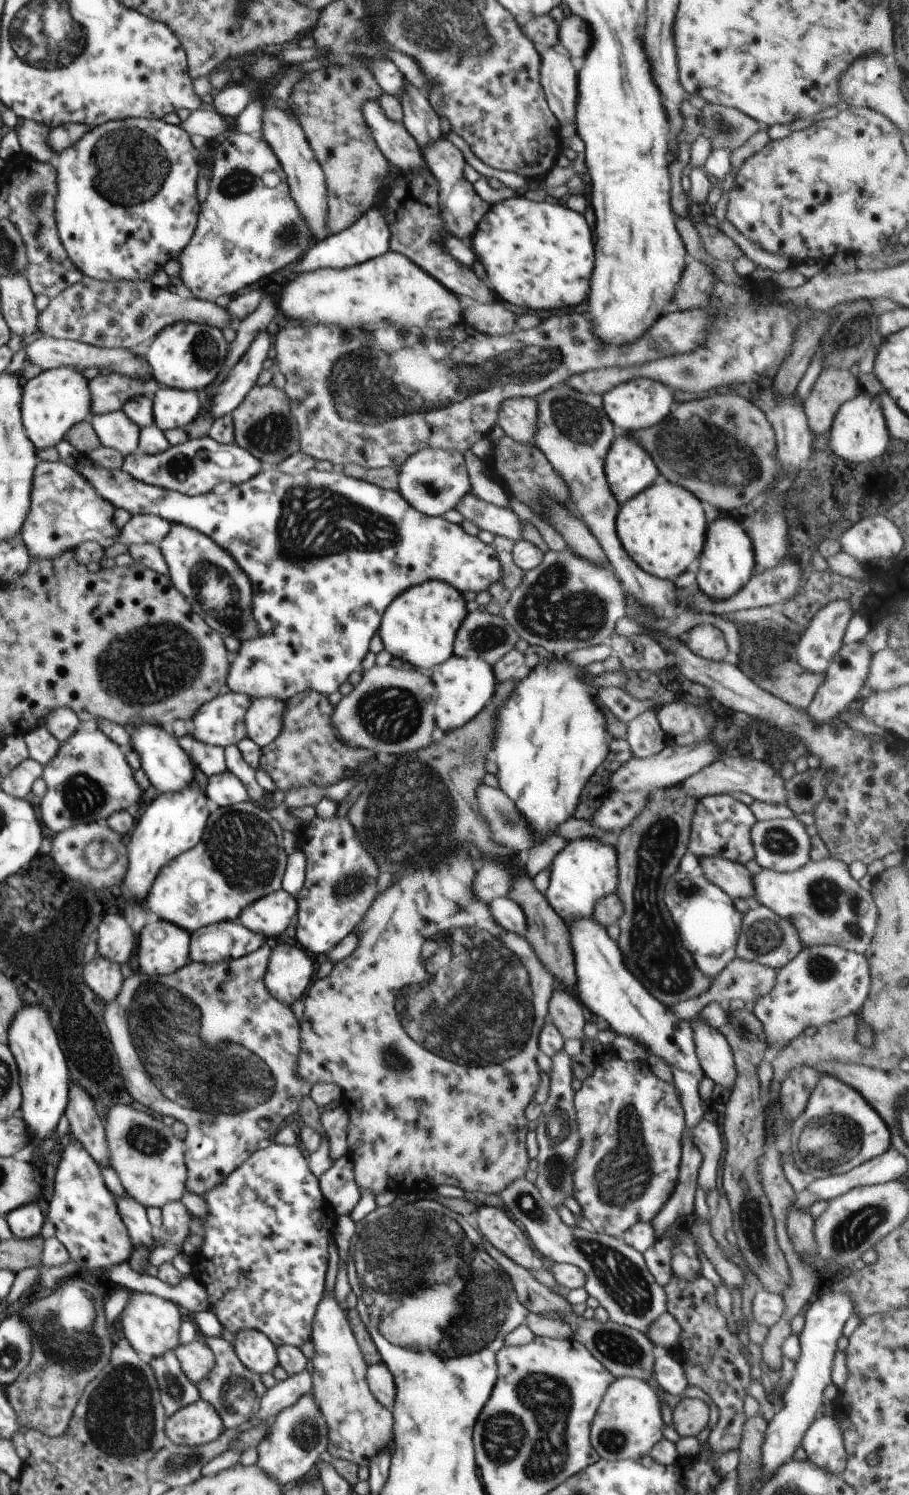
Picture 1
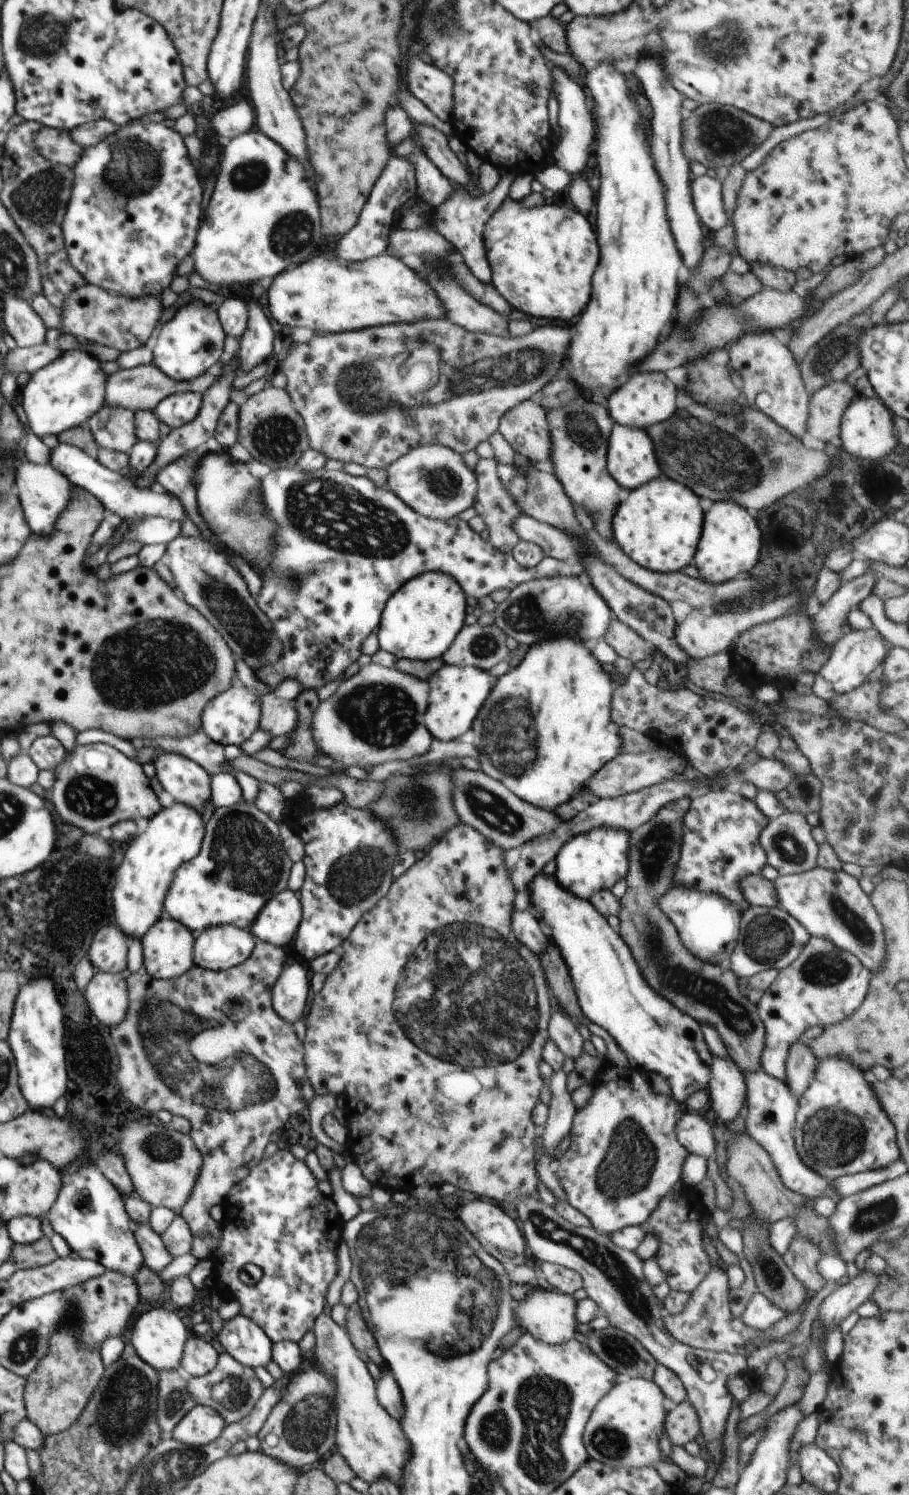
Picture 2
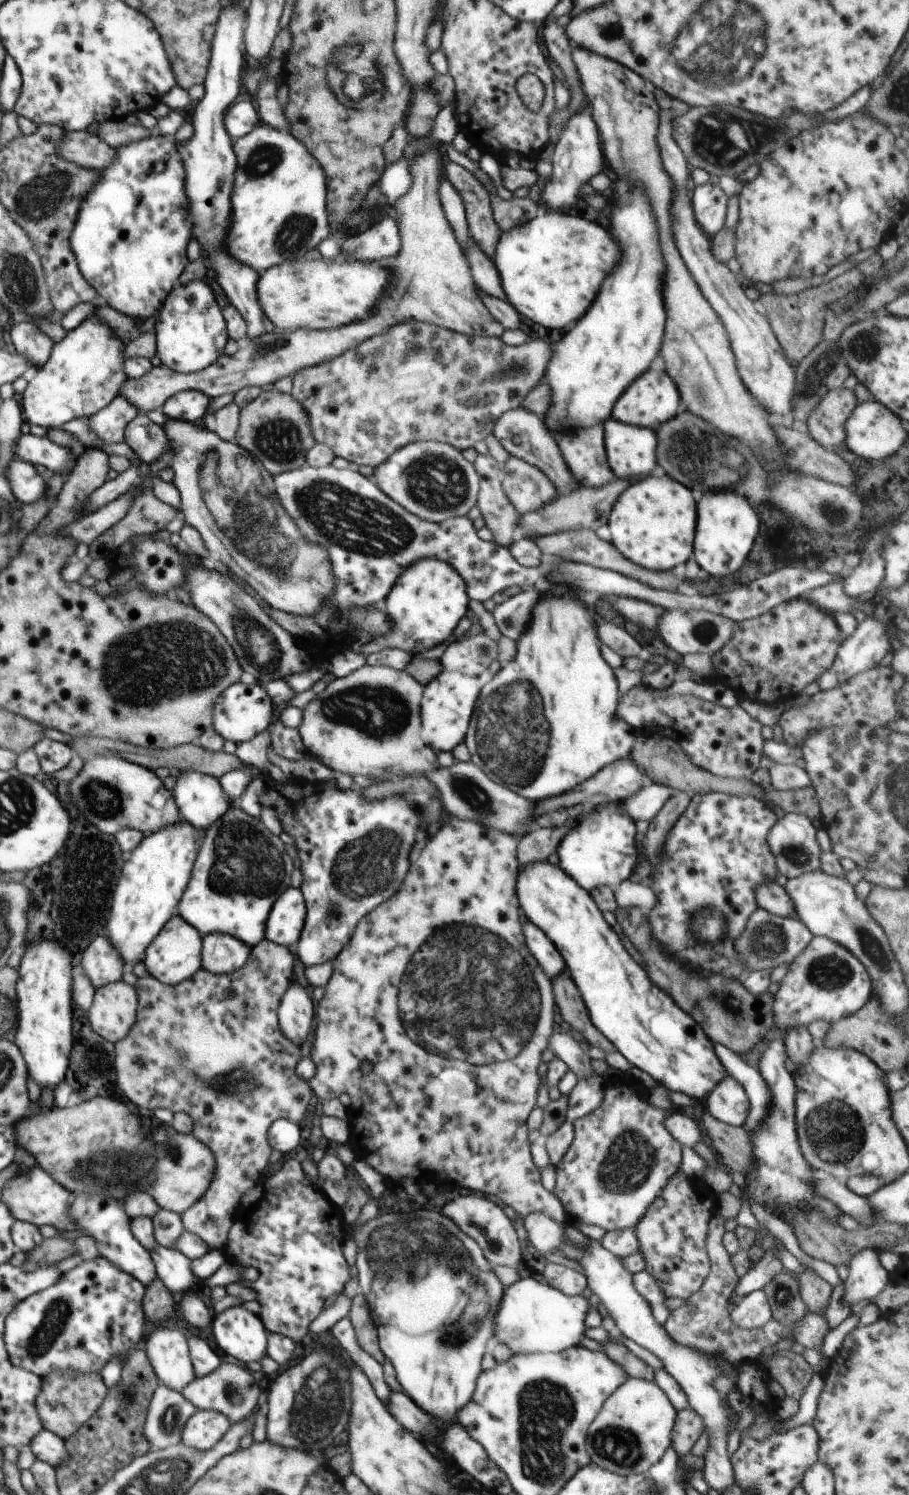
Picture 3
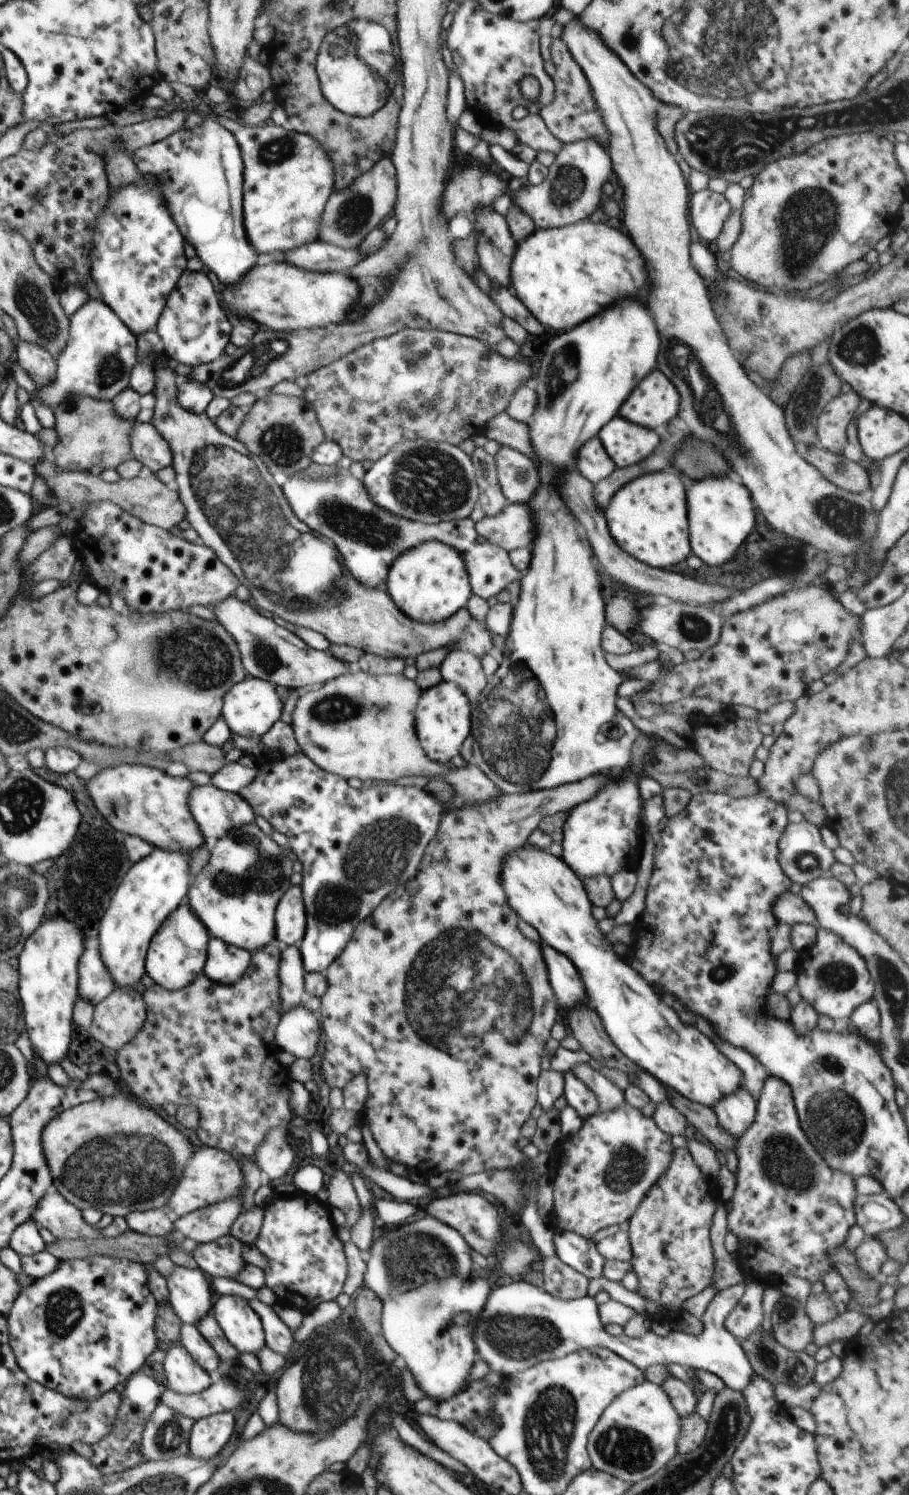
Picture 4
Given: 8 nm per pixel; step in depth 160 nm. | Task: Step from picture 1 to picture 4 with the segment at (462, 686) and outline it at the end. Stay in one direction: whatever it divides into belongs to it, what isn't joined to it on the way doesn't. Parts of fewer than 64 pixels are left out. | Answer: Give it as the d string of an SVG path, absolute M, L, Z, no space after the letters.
M441 681L436 686L422 691L416 706L416 735L420 746L430 760L450 764L454 756L460 755L462 744L472 731L472 704L464 690L456 682Z

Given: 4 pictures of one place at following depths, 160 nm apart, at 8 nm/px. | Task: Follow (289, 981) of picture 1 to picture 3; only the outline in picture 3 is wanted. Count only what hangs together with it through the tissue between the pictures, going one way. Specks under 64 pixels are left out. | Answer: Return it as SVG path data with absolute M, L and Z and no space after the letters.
M293 980L278 1006L277 1018L282 1034L301 1047L310 1036L314 1018L314 1004L308 992Z

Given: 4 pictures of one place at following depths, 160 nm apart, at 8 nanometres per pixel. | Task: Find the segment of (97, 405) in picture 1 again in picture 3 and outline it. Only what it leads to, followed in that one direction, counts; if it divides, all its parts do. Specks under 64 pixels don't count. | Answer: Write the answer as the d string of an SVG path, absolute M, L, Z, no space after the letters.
M436 143L426 148L423 152L418 153L409 163L410 174L412 174L412 186L408 188L408 192L402 198L396 200L396 204L393 206L398 213L397 226L402 244L394 258L379 262L386 265L386 268L390 270L392 284L388 286L385 293L377 301L375 309L369 318L361 319L336 329L320 331L299 329L296 331L285 331L282 334L276 334L276 332L268 334L266 332L260 337L247 338L241 343L236 354L233 356L221 355L211 366L196 373L175 372L163 365L152 367L141 378L128 378L123 388L119 391L118 396L125 397L133 406L136 406L140 413L146 414L149 411L161 410L168 398L181 391L198 390L212 400L214 397L220 397L224 394L236 395L240 390L247 387L272 388L279 379L288 376L294 377L296 373L306 368L331 362L333 359L346 353L348 349L357 348L374 336L383 335L403 321L427 323L464 335L501 338L505 328L490 315L487 307L483 304L483 300L480 299L479 290L474 283L465 254L460 244L458 244L450 224L448 224L442 206L440 206L438 186L440 186L440 180L444 178L444 163L444 150L440 150L440 145Z

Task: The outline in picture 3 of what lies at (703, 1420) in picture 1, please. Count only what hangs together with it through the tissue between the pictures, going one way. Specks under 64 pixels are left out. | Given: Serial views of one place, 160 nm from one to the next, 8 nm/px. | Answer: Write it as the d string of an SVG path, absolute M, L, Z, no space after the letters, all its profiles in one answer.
M690 1408L678 1411L671 1433L671 1448L678 1456L688 1455L696 1441L705 1432L702 1418Z

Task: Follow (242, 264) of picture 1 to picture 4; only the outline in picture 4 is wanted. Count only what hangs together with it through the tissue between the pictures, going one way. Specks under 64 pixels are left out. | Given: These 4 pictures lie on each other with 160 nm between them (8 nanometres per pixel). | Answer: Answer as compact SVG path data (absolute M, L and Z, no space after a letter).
M206 111L204 116L218 120L236 138L243 161L243 224L246 238L254 246L254 250L258 254L276 254L278 256L288 250L318 241L320 218L322 218L326 202L330 199L334 189L332 160L328 158L326 150L312 136L294 132L287 126L276 126L270 121L252 127L242 126L237 120L230 120L226 116L217 116L211 111Z

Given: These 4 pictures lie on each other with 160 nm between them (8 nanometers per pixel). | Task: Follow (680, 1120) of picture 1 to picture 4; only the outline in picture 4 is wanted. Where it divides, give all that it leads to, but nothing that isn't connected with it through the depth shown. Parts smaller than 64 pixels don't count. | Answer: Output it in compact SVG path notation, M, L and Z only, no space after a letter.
M625 1101L620 1108L616 1108L616 1110L608 1110L608 1112L602 1112L602 1114L595 1113L584 1119L582 1128L580 1128L576 1134L563 1138L559 1143L562 1148L562 1156L560 1160L558 1160L556 1176L554 1176L553 1182L551 1182L553 1186L553 1213L558 1219L558 1230L560 1230L560 1232L564 1232L564 1230L576 1232L576 1234L580 1234L580 1236L584 1236L584 1238L592 1239L594 1234L602 1230L602 1228L616 1226L616 1224L625 1228L626 1223L634 1216L636 1208L640 1206L640 1202L644 1200L646 1194L652 1189L652 1186L658 1182L660 1176L668 1170L668 1166L670 1166L672 1158L674 1158L674 1146L670 1138L668 1134L665 1134L658 1128L652 1117L648 1118L643 1116L640 1109L630 1106L627 1101Z

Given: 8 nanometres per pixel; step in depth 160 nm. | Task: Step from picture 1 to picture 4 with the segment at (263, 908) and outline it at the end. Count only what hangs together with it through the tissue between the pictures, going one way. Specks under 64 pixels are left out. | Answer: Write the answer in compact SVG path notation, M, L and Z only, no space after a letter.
M290 886L275 911L276 939L288 946L302 943L306 933L306 910L301 886Z

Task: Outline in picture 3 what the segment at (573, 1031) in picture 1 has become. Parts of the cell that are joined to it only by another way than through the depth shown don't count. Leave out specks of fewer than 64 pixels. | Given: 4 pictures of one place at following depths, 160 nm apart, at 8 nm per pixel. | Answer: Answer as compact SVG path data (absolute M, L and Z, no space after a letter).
M554 1030L548 1038L548 1047L556 1053L556 1058L562 1060L567 1068L572 1071L578 1080L597 1077L593 1070L592 1060L586 1052L580 1048L580 1042L574 1040L564 1032L565 1030Z

